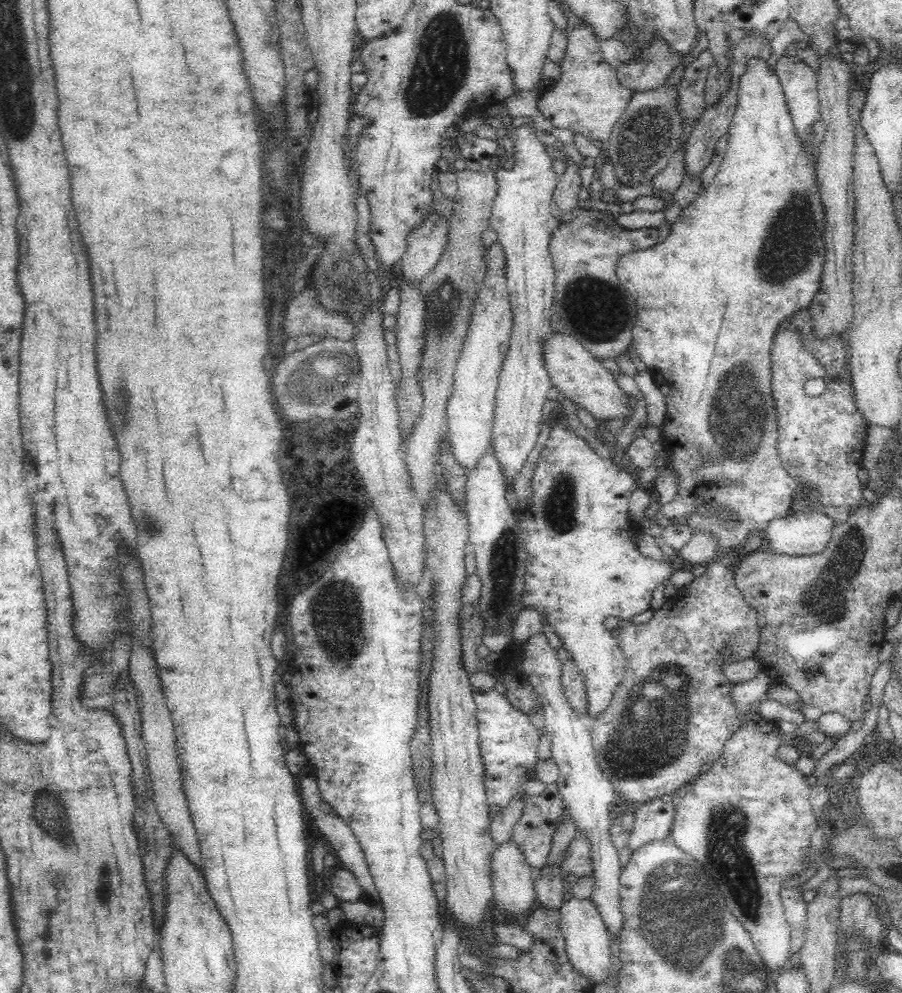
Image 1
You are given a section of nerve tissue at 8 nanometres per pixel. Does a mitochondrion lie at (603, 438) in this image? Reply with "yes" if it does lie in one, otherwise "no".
no

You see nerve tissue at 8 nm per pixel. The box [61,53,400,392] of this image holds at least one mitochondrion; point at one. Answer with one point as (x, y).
(342, 287)

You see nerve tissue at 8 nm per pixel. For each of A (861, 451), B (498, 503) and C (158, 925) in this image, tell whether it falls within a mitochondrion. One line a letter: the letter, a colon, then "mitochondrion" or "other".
A: other
B: other
C: other

